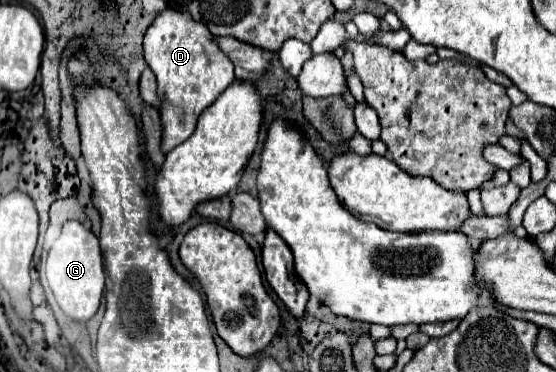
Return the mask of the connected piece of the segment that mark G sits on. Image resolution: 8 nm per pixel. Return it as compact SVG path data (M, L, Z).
M67 221L63 225L61 237L49 249L47 281L49 287L53 289L59 307L69 317L77 321L85 321L95 315L105 287L105 273L103 273L103 257L101 257L99 241L91 229L83 227L79 221Z

